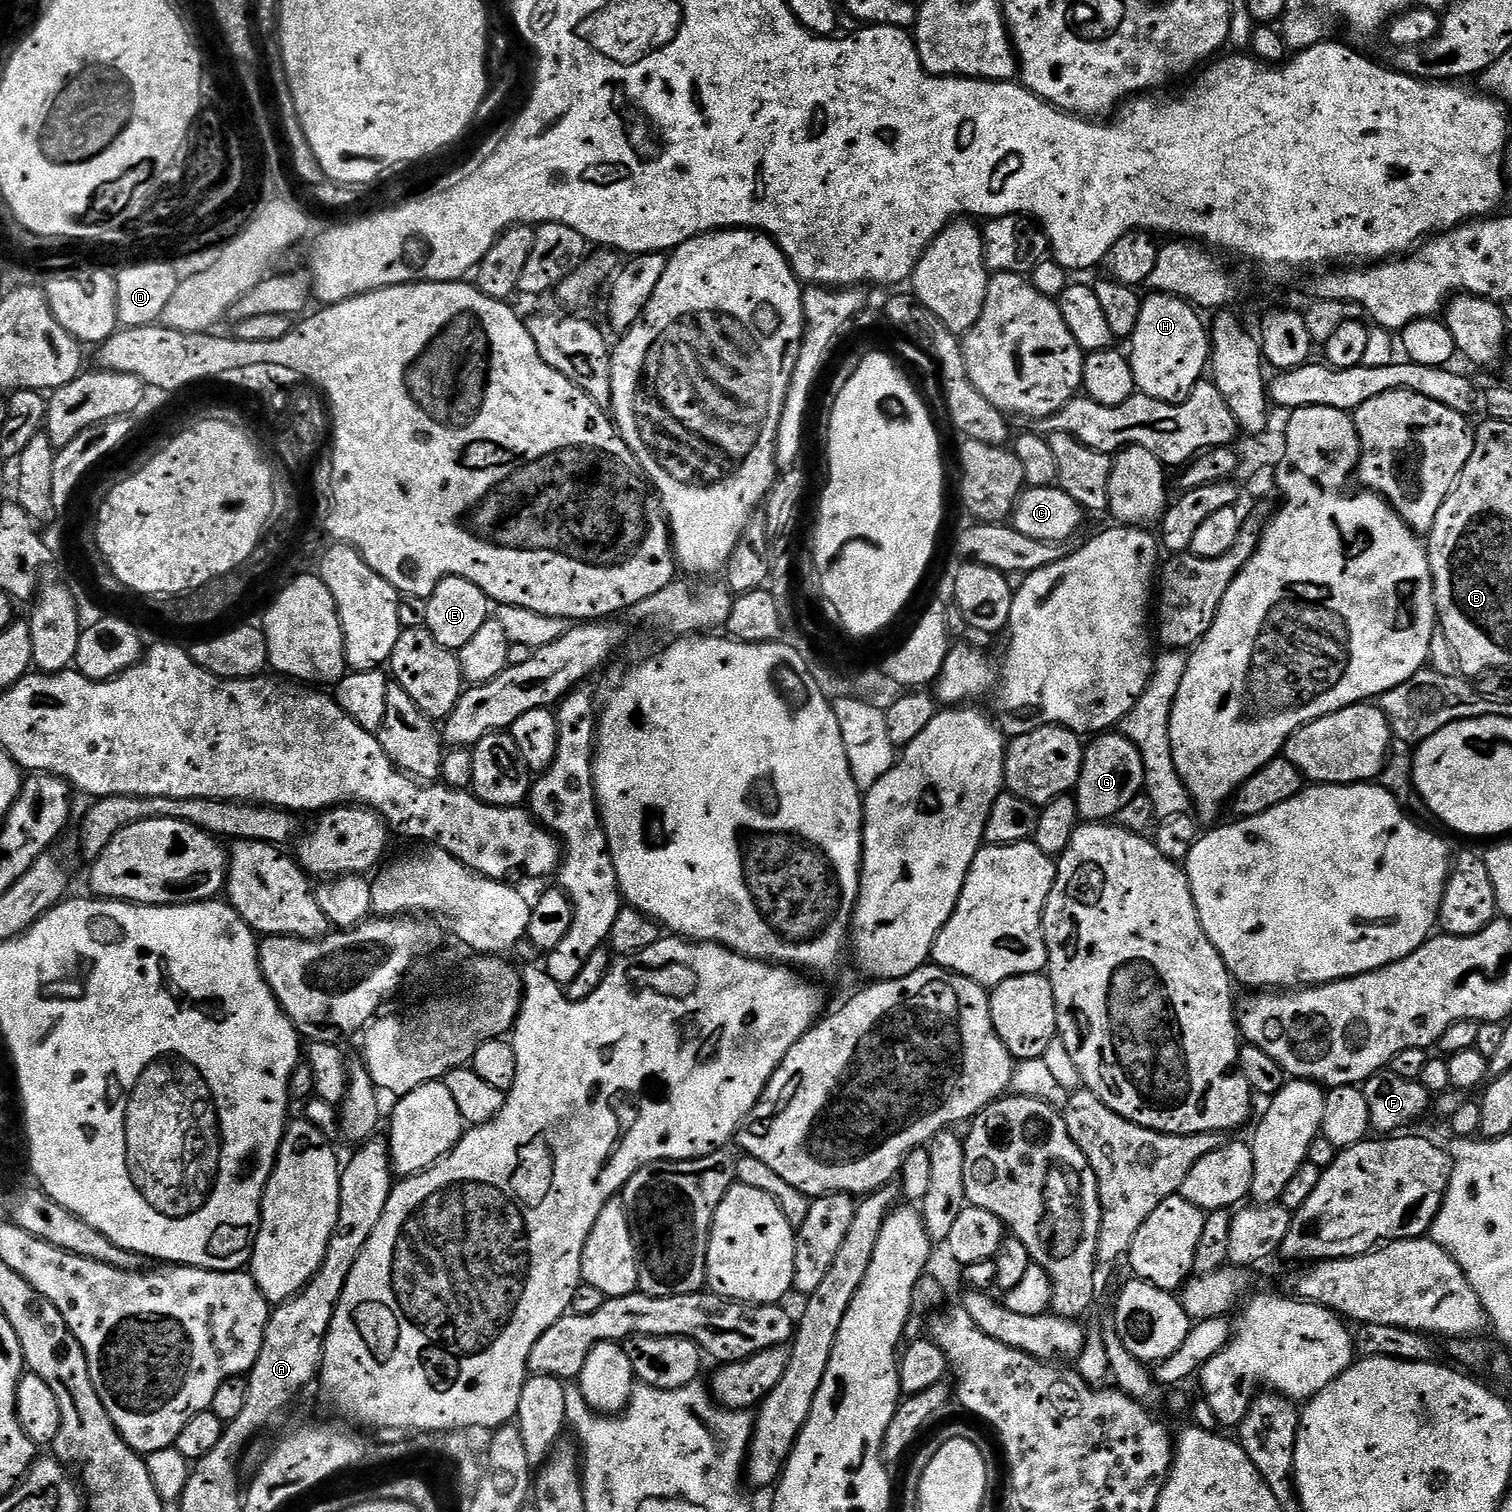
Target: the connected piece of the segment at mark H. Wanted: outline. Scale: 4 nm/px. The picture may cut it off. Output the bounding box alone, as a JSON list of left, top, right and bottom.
[1130,292,1210,404]

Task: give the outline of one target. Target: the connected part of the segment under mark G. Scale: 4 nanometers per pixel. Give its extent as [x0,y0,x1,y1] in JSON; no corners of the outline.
[1074,730,1144,822]

